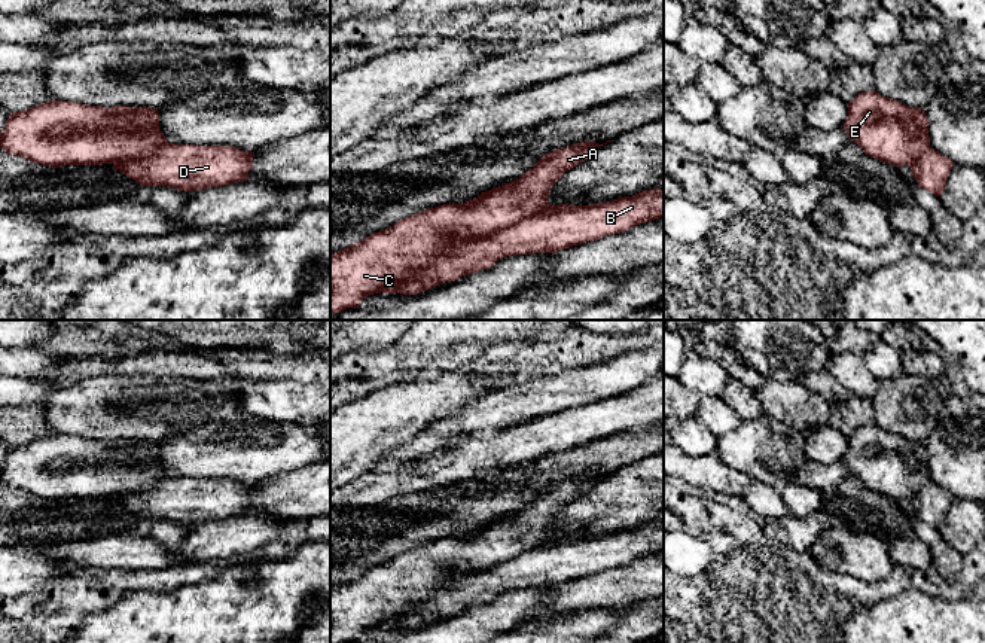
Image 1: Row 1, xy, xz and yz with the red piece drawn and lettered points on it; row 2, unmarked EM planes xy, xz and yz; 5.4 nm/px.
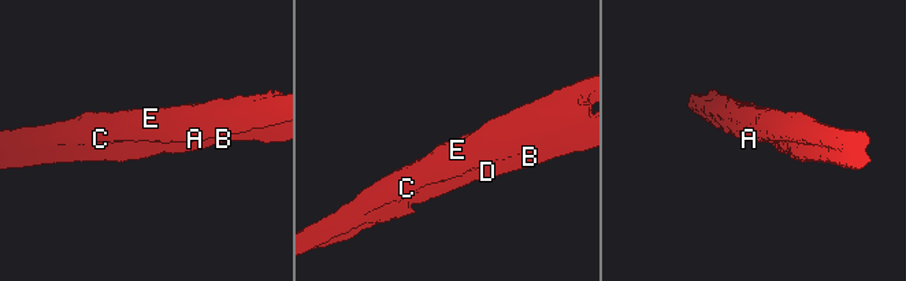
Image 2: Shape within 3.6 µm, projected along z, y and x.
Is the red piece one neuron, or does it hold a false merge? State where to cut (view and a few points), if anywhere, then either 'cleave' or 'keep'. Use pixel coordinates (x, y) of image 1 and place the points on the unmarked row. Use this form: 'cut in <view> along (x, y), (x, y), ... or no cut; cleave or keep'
cut in xz along (578, 539), (457, 575), (381, 624); cleave

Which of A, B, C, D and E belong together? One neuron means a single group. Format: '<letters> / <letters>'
A C E / B D

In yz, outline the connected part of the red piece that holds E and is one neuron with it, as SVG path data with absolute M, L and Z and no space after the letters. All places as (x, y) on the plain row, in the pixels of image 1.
M876 424L862 426L848 436L844 463L866 488L896 500L912 497L930 482L924 442L909 441Z

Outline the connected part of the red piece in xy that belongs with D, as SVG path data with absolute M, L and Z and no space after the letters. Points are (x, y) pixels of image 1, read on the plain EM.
M165 476L143 491L115 496L115 503L141 519L168 519L185 525L248 514L253 485L234 479Z

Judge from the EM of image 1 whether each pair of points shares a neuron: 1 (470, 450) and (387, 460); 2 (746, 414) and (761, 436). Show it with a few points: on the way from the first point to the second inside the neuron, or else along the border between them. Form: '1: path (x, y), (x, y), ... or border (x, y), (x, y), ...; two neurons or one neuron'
1: border (436, 451), (417, 460), (393, 465); two neurons
2: border (762, 413), (755, 418), (743, 421); two neurons

